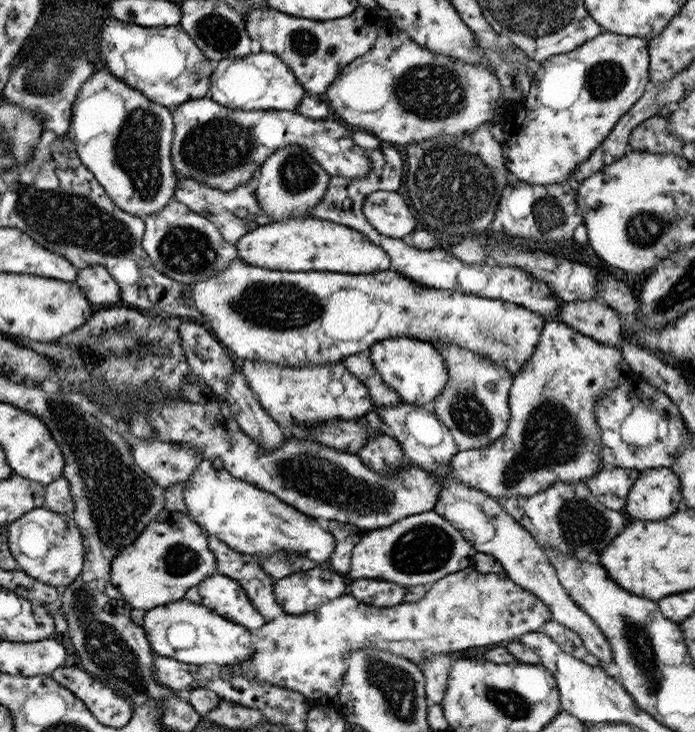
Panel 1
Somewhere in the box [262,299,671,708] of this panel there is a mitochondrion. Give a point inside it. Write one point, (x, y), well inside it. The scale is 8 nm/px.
(307, 472)

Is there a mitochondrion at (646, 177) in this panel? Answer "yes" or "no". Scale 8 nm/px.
no

